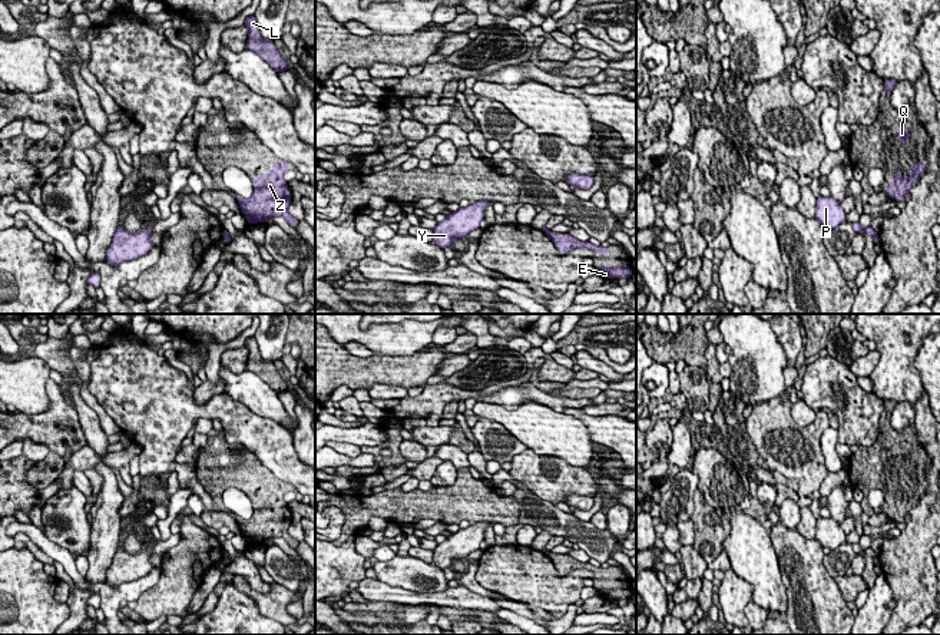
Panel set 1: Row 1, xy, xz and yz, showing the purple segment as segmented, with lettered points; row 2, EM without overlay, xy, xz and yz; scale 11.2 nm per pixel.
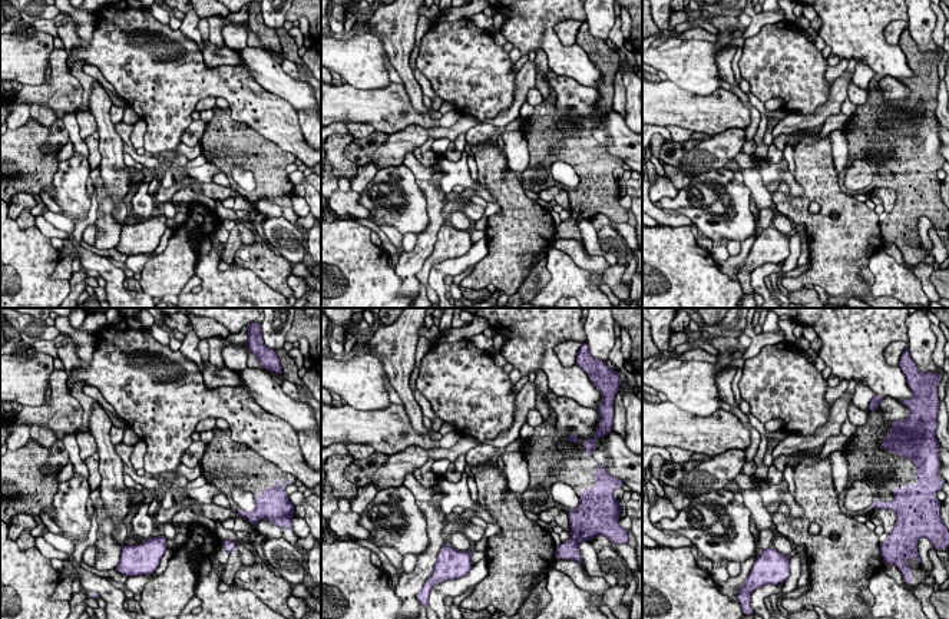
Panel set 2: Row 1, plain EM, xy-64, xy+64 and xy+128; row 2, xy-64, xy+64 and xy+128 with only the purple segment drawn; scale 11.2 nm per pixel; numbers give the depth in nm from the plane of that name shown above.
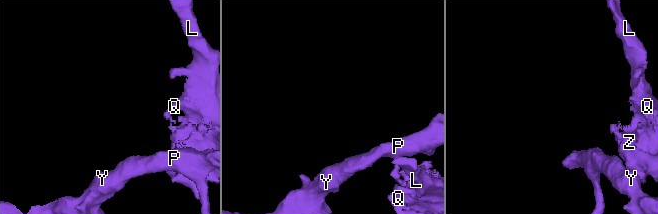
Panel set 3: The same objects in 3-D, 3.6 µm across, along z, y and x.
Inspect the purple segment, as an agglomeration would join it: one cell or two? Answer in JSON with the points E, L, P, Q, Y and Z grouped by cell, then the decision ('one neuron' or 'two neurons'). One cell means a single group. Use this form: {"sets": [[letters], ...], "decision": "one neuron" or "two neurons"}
{"sets": [["E", "L", "Q", "Z"], ["P", "Y"]], "decision": "two neurons"}

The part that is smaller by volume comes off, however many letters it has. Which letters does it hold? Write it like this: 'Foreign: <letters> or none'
Foreign: E, L, Q, Z

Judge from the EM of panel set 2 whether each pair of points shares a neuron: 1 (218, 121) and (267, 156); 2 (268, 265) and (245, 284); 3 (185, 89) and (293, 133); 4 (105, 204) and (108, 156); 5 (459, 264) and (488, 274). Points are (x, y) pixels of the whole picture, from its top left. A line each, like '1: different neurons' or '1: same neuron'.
1: same neuron
2: different neurons
3: same neuron
4: different neurons
5: different neurons

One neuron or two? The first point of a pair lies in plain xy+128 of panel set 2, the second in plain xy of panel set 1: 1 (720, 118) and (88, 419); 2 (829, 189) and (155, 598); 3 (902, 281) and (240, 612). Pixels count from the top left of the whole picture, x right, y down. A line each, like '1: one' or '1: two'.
1: two
2: one
3: one

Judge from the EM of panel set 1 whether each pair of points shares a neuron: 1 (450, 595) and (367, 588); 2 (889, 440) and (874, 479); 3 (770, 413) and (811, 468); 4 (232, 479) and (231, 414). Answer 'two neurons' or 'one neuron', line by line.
1: one neuron
2: one neuron
3: one neuron
4: two neurons

